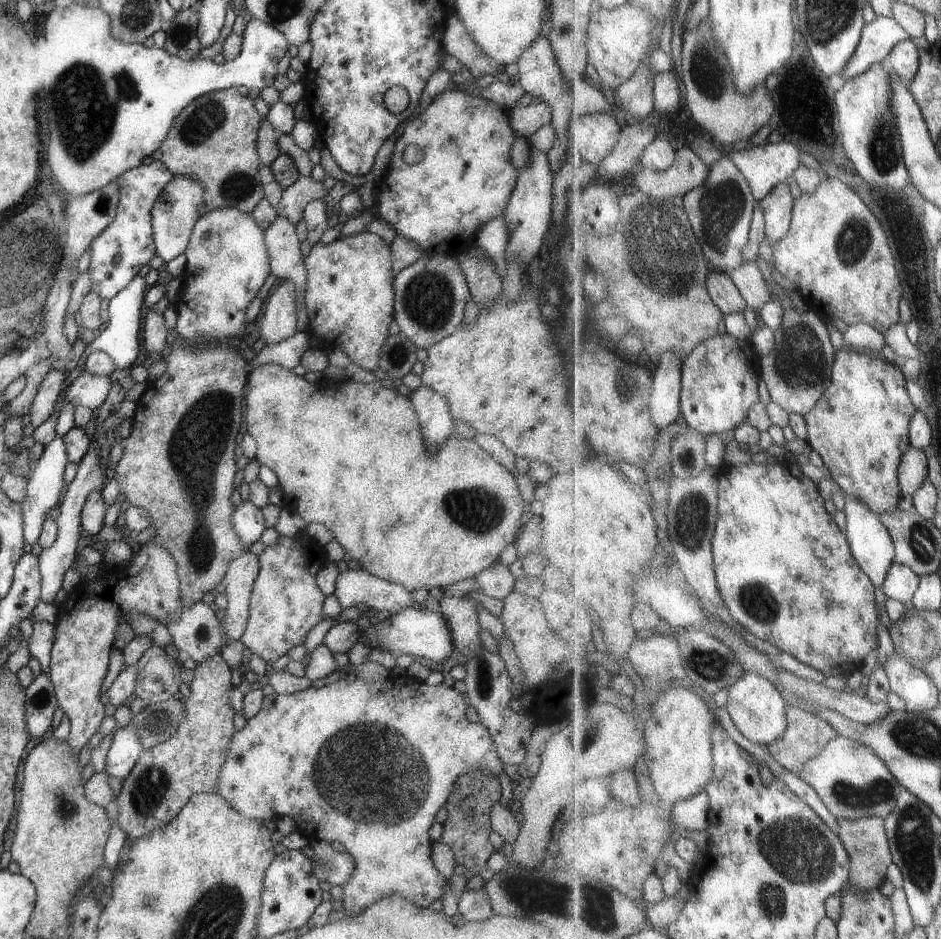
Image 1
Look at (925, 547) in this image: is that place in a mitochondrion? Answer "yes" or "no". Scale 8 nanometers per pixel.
yes

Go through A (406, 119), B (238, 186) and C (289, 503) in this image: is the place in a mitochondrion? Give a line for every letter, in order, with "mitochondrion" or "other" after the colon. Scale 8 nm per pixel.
A: other
B: mitochondrion
C: other

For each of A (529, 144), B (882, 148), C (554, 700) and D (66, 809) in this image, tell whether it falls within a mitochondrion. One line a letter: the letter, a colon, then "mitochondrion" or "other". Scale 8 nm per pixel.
A: other
B: mitochondrion
C: other
D: mitochondrion

